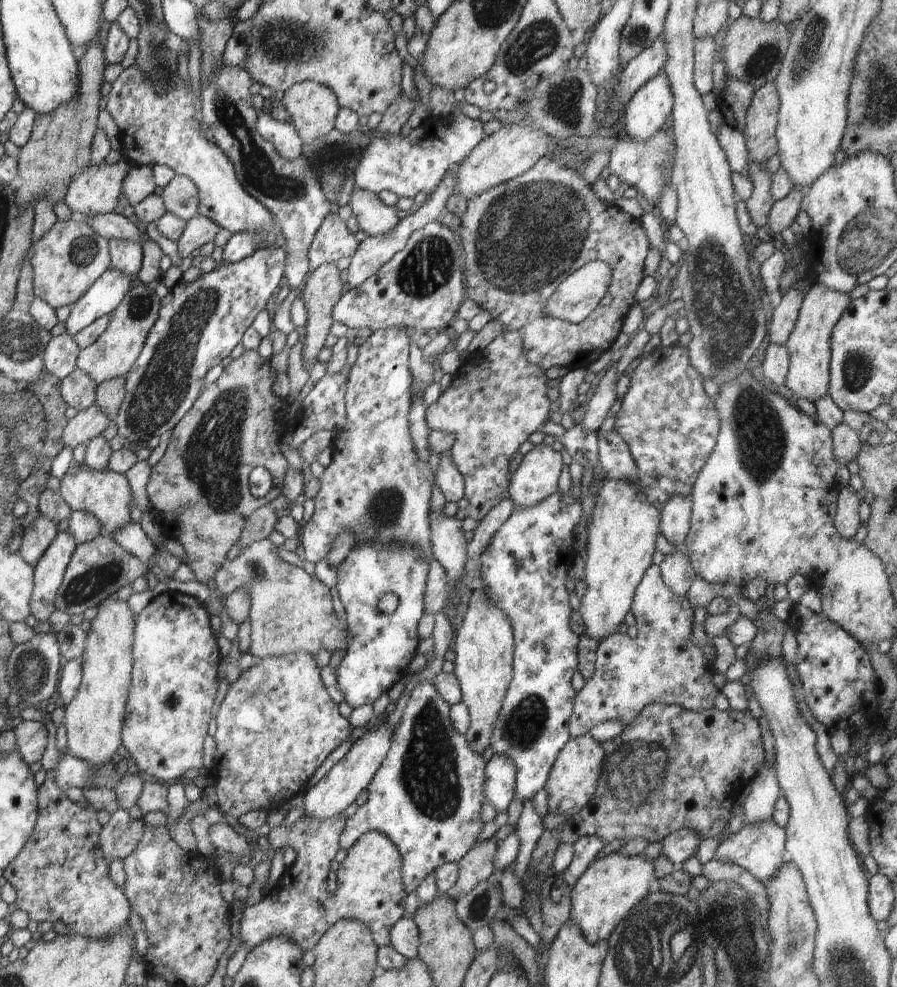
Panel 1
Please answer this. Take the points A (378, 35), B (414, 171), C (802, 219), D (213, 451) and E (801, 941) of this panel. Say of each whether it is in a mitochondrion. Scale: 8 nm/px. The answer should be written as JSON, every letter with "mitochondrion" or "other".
{"A":"other","B":"other","C":"other","D":"mitochondrion","E":"mitochondrion"}

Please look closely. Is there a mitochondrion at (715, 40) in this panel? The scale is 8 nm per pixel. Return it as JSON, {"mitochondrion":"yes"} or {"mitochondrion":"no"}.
{"mitochondrion":"no"}

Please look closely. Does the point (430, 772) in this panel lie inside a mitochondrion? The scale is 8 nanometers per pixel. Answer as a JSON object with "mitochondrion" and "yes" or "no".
{"mitochondrion":"yes"}

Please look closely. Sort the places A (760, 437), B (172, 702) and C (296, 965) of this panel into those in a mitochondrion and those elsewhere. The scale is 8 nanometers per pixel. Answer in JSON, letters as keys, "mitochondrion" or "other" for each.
{"A":"mitochondrion","B":"mitochondrion","C":"other"}

